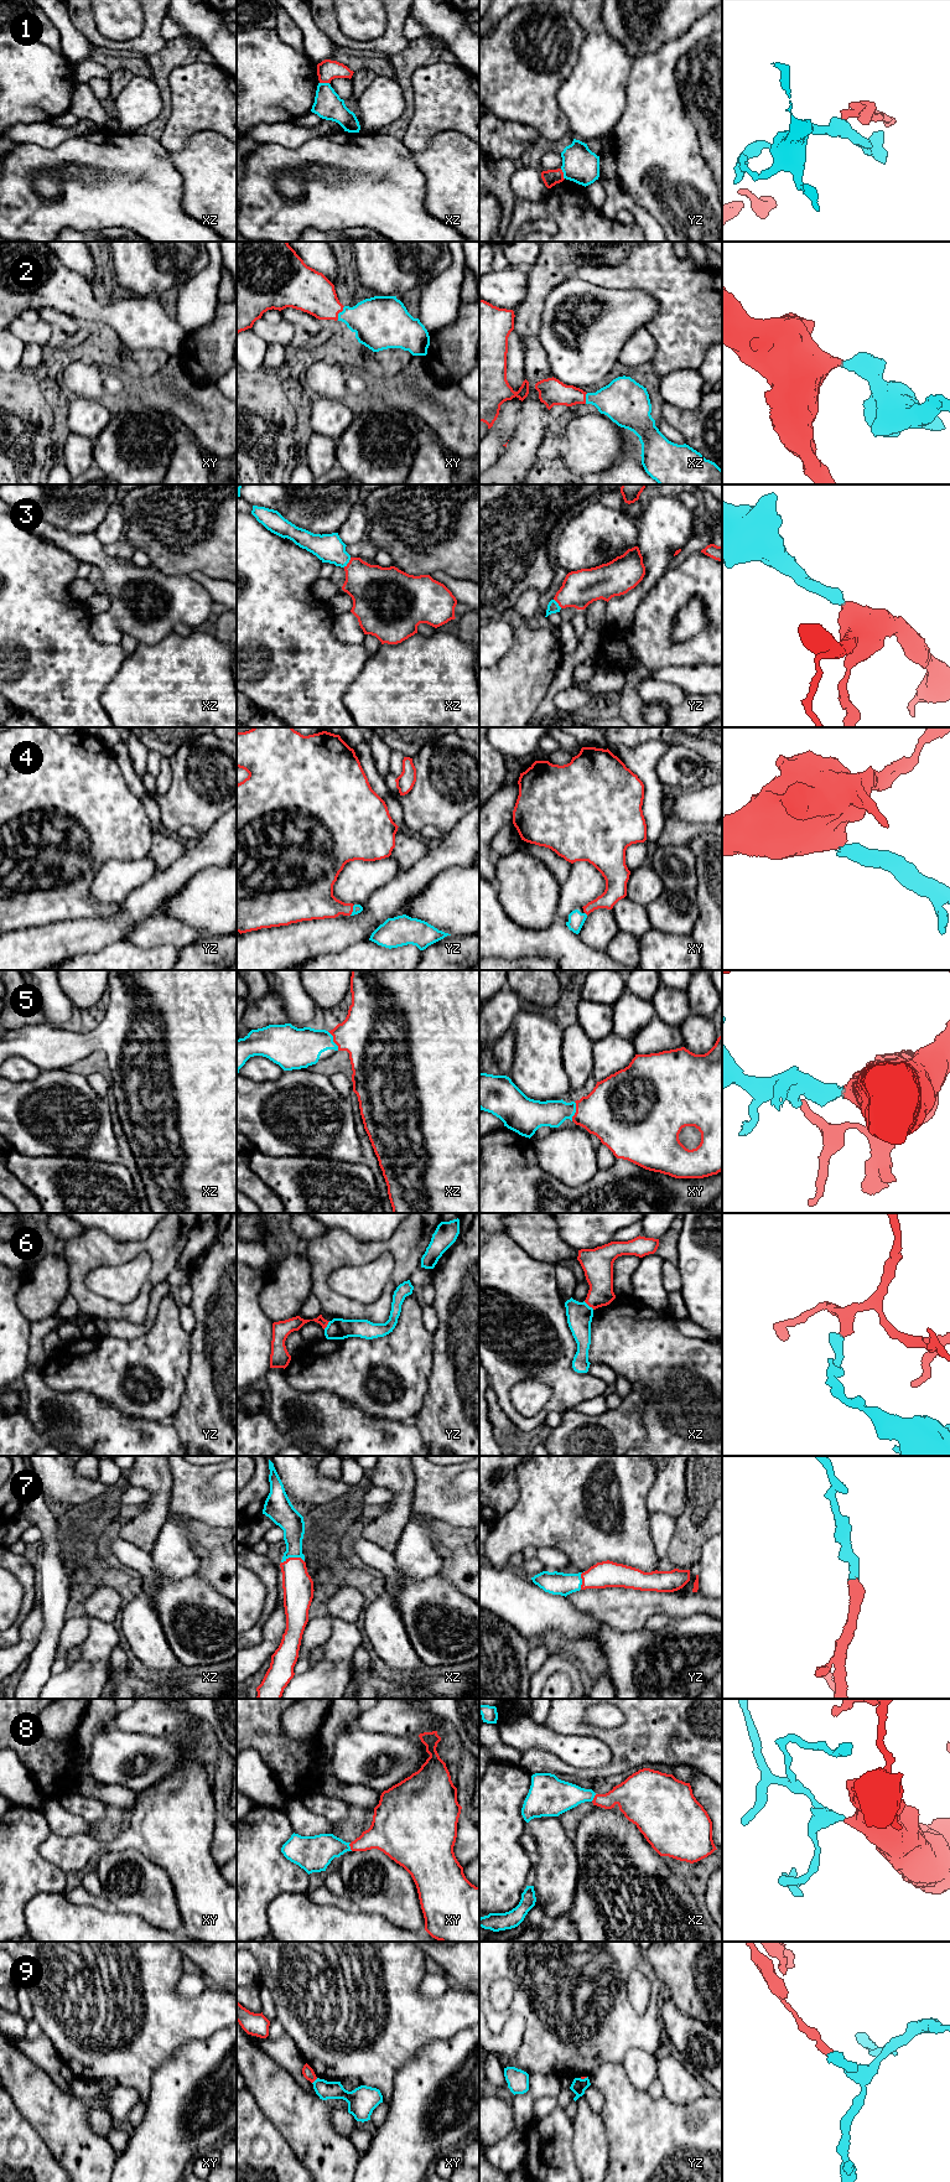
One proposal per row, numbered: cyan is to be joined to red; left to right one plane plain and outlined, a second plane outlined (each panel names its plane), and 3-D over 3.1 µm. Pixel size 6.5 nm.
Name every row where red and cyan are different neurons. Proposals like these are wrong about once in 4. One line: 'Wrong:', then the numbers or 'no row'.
Wrong: 1, 6, 9

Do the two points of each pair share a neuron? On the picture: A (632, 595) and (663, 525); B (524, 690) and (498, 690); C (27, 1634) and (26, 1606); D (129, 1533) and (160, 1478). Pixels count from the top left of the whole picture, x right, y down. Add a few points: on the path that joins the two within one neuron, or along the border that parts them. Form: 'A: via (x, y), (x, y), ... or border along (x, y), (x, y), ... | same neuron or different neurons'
A: via (649, 580), (655, 569), (658, 543) | same neuron
B: via (518, 690), (504, 690) | same neuron
C: border along (34, 1605), (20, 1627), (20, 1639), (15, 1643) | different neurons
D: via (143, 1522), (157, 1507), (160, 1492) | same neuron

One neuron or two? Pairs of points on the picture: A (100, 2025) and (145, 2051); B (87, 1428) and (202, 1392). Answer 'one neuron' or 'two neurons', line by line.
A: one neuron
B: two neurons

